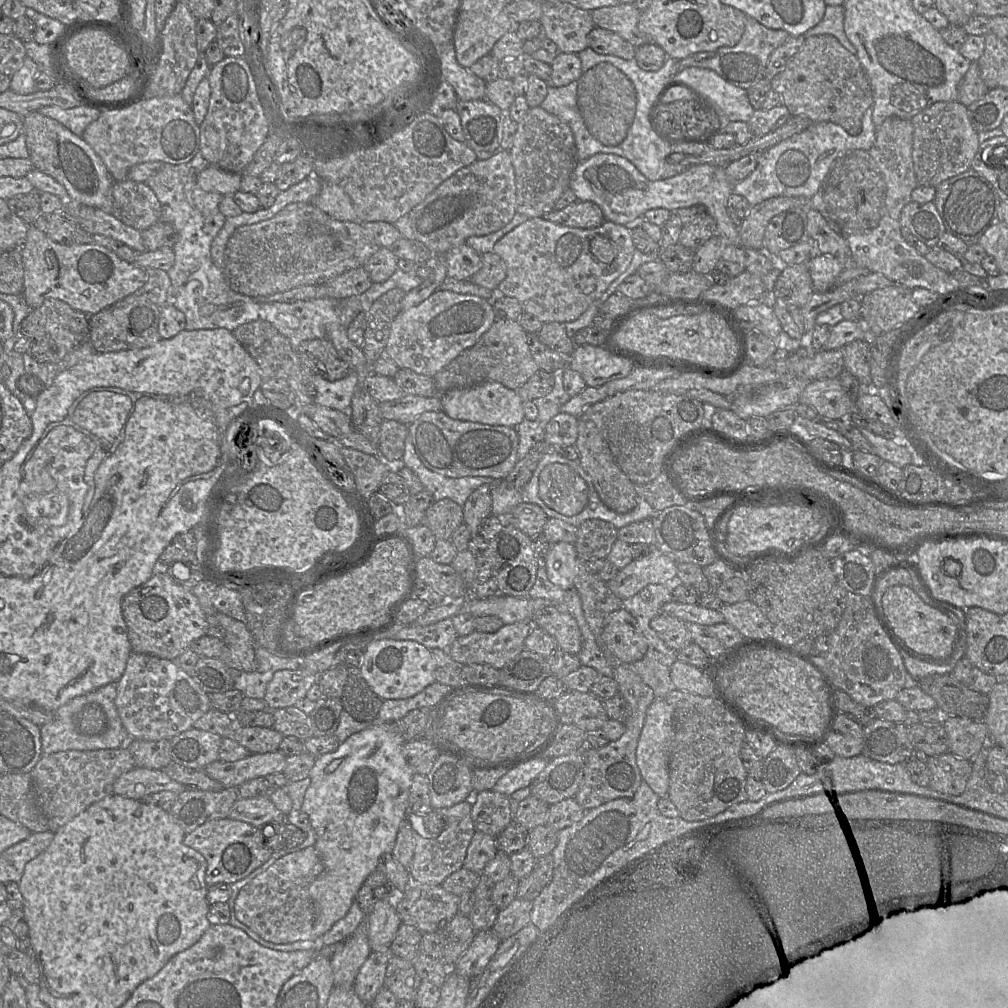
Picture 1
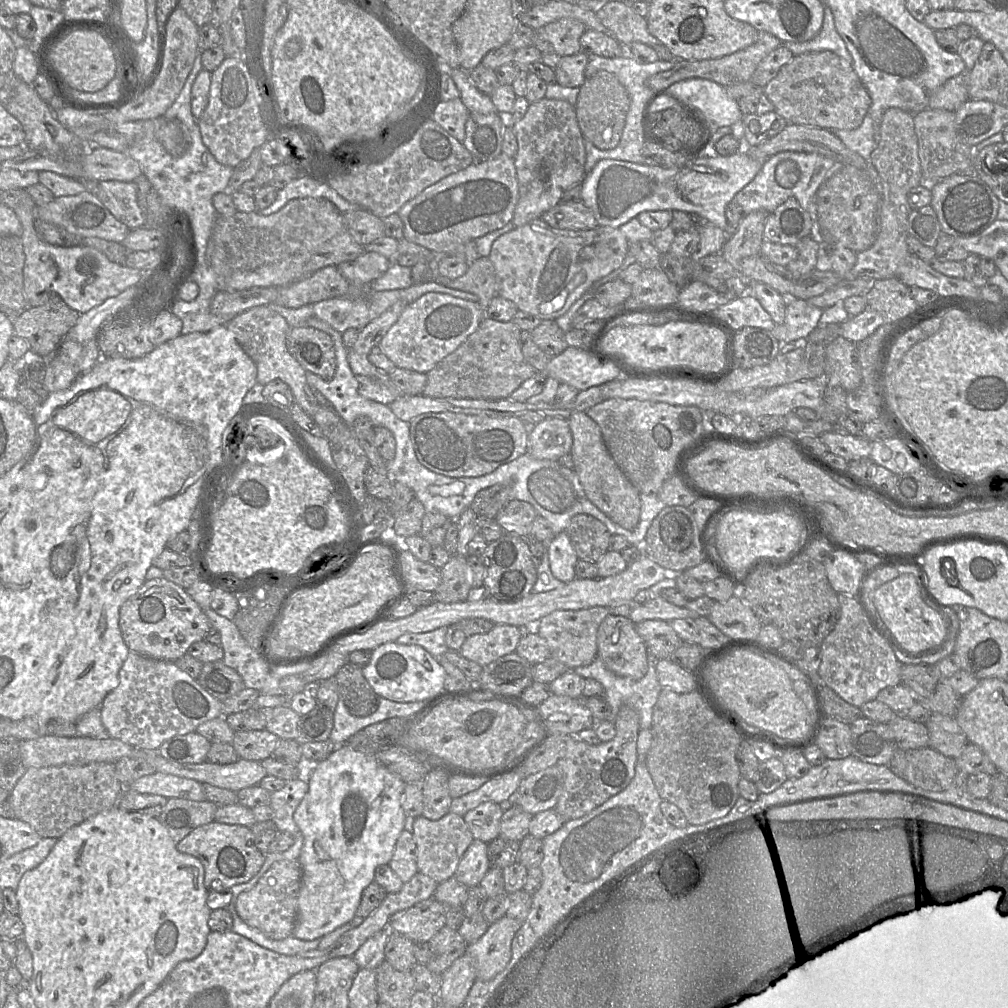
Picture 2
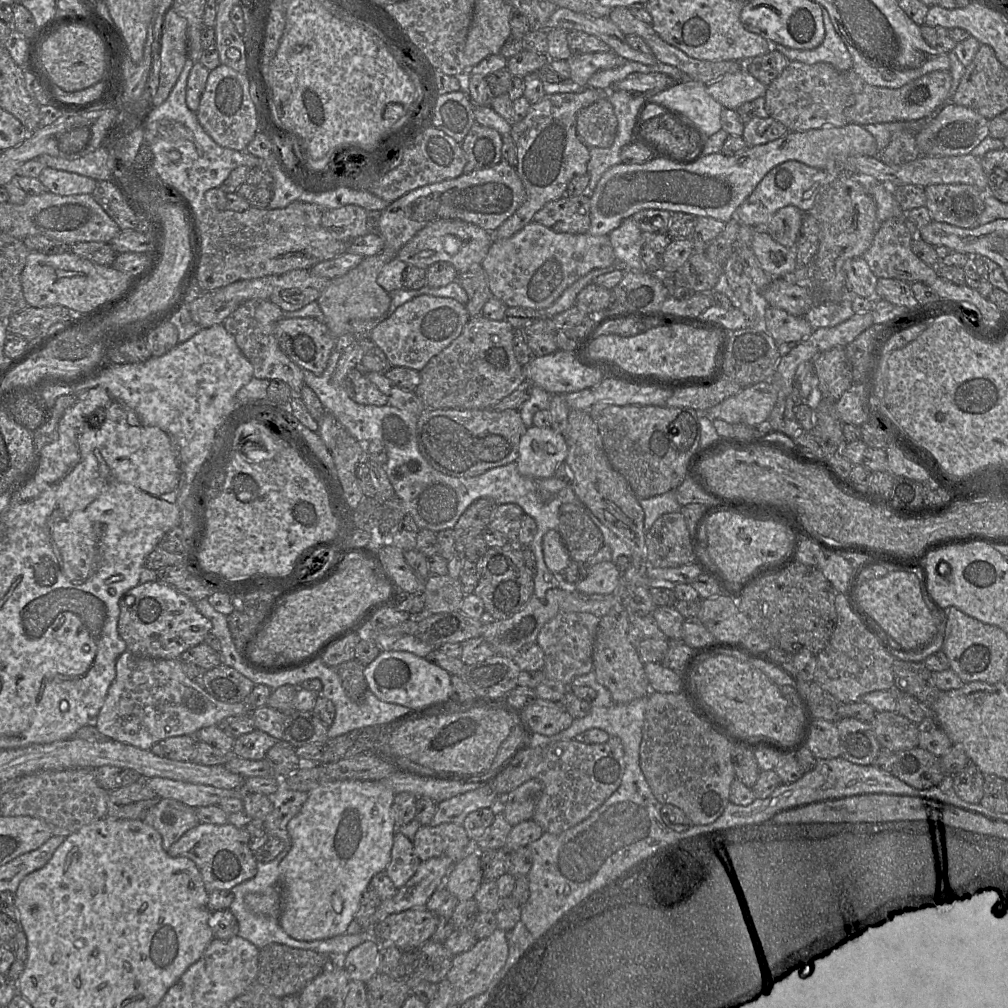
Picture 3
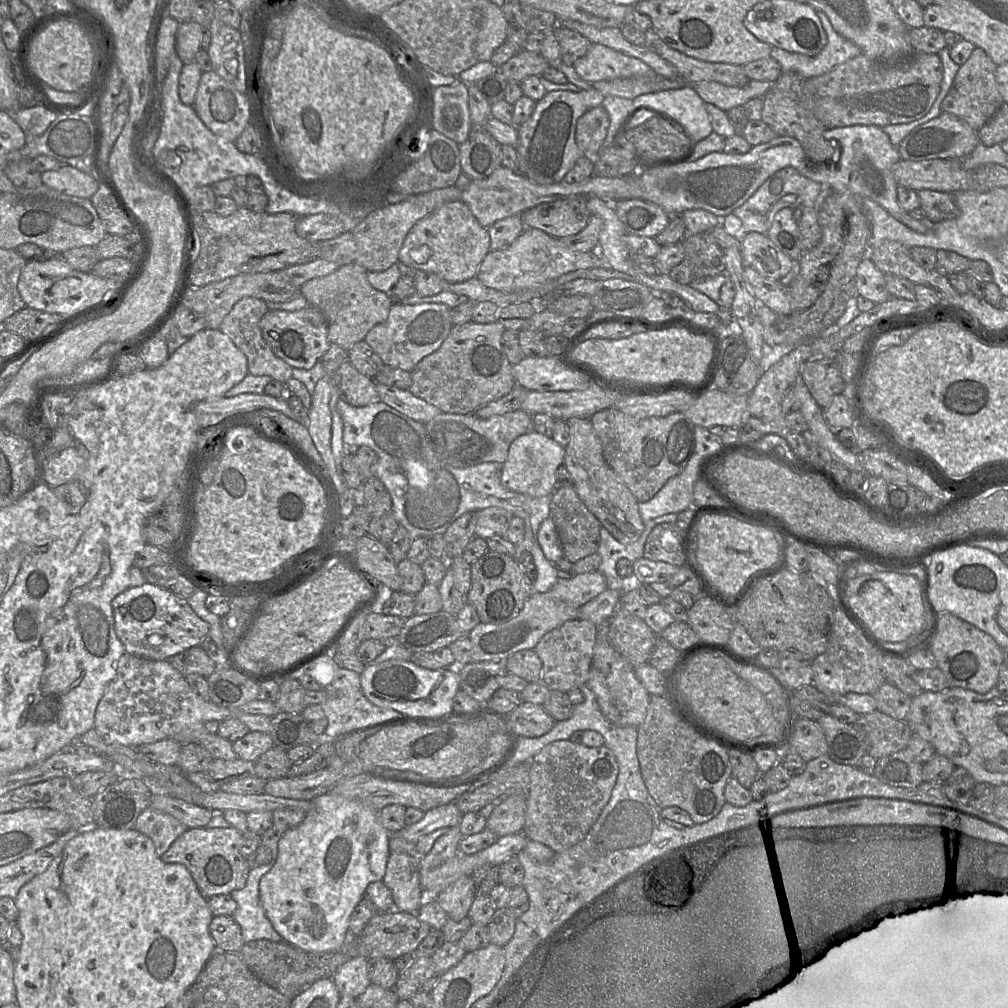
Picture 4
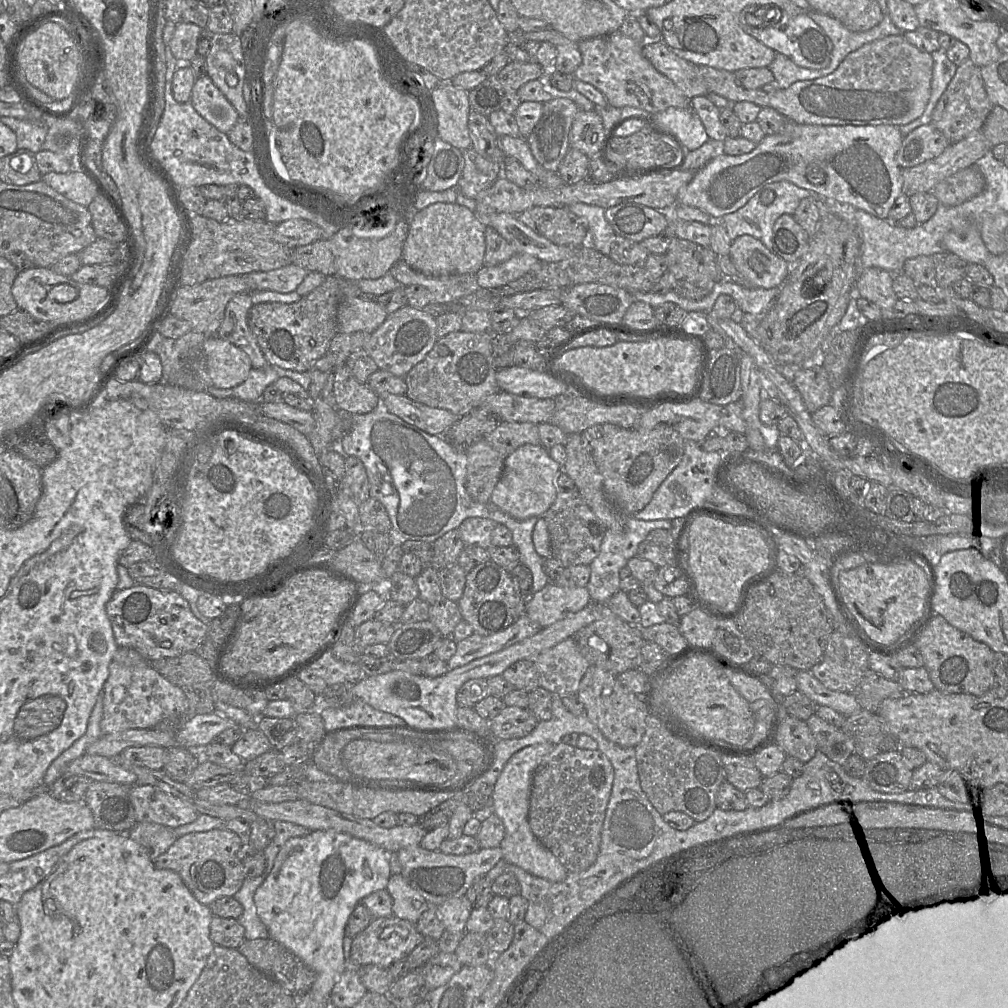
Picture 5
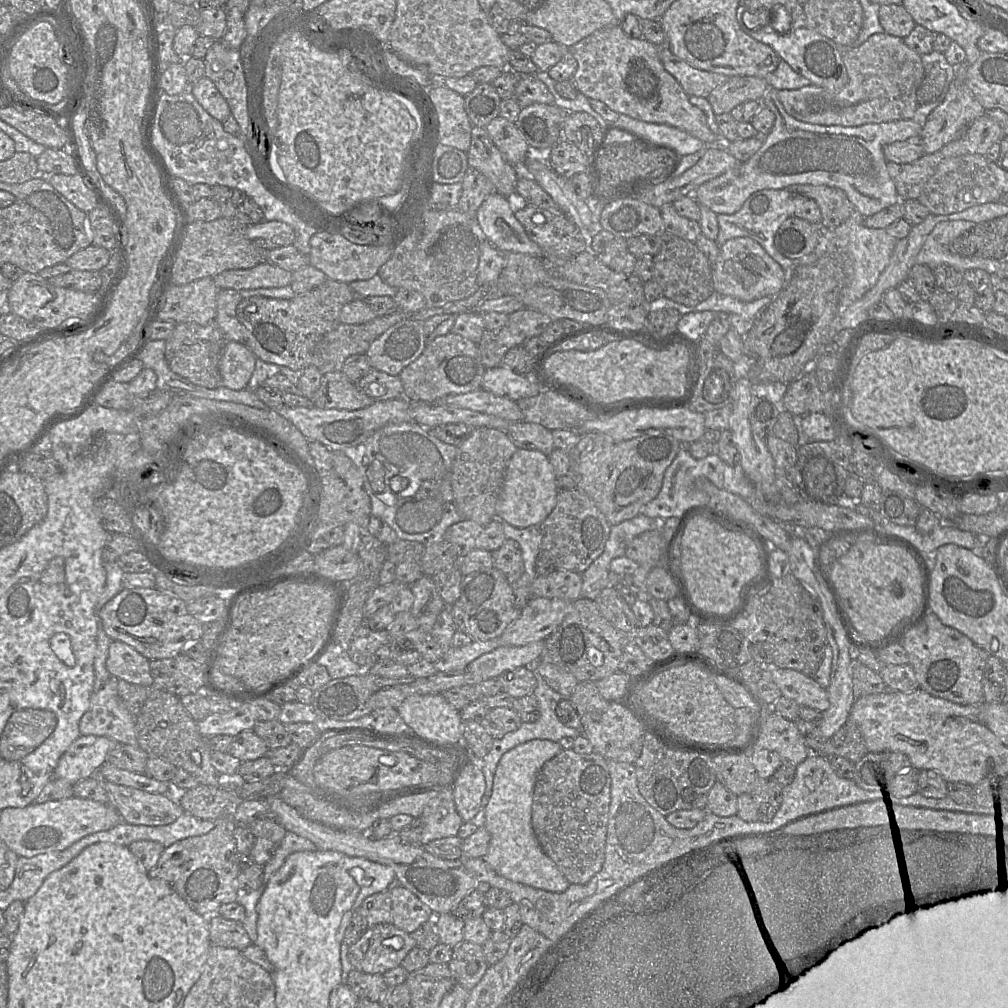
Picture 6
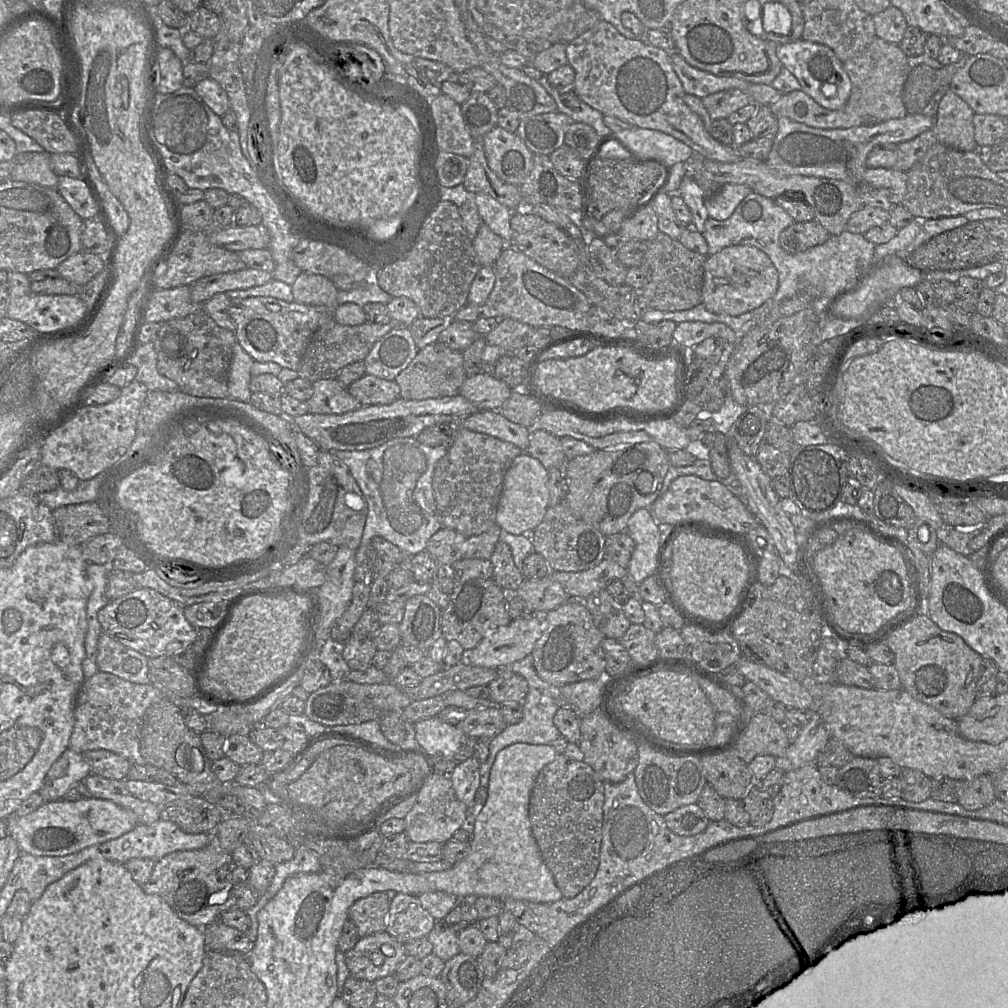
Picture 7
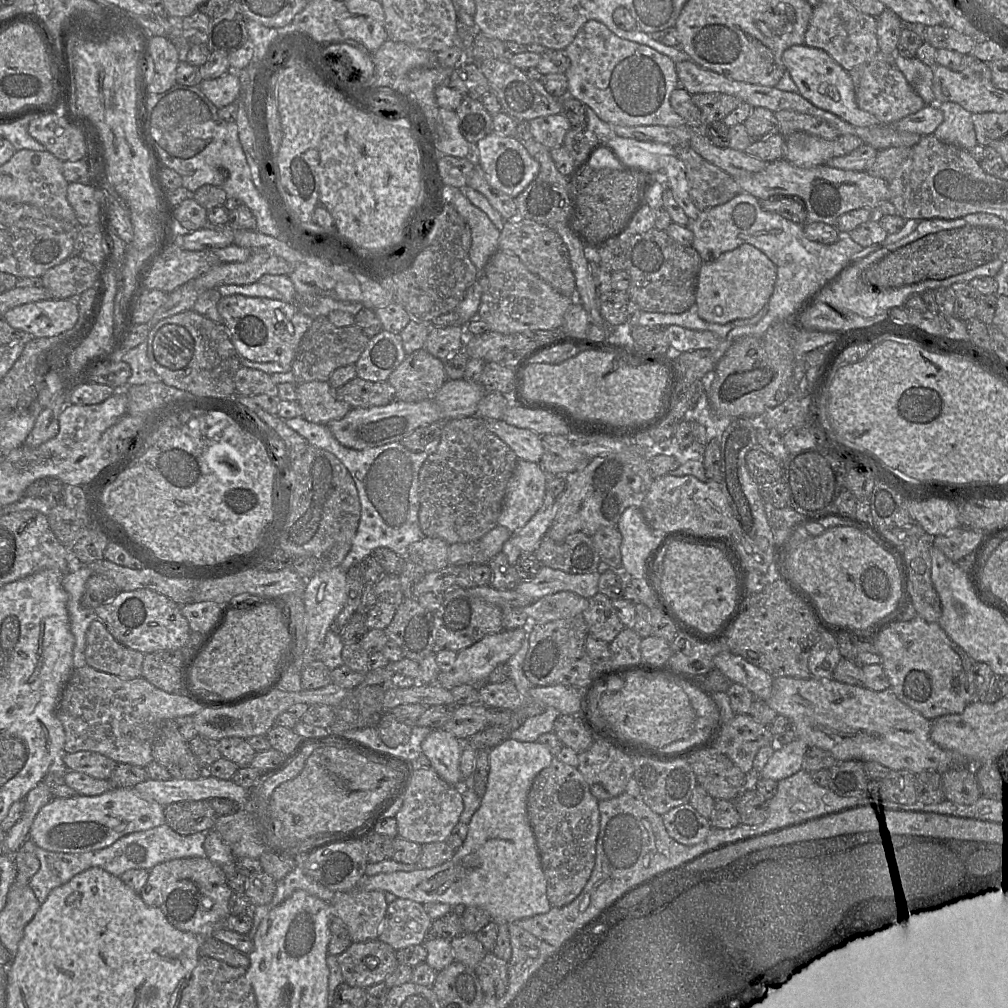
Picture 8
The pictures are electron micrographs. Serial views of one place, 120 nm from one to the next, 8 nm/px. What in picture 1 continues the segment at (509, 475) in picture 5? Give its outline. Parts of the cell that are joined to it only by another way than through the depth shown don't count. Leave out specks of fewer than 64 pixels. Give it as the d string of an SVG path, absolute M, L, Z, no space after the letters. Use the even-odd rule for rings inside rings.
M559 412L546 425L544 446L547 449L574 445L578 437L578 418Z

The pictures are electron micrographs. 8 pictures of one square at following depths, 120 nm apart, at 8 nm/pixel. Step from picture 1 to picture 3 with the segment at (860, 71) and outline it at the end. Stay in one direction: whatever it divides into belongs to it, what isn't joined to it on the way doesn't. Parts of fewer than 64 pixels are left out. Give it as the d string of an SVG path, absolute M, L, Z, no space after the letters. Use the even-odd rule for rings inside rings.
M789 62L765 92L765 109L769 116L782 123L788 132L804 132L822 127L843 127L847 124L844 110L852 104L852 91L846 74L828 63Z

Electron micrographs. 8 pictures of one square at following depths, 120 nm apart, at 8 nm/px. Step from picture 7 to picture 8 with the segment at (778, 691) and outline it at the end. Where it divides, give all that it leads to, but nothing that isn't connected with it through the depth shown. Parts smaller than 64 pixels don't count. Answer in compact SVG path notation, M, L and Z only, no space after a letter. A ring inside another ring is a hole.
M729 650L717 654L713 658L713 664L734 683L748 688L756 696L756 699L766 700L769 698L774 678L767 671Z

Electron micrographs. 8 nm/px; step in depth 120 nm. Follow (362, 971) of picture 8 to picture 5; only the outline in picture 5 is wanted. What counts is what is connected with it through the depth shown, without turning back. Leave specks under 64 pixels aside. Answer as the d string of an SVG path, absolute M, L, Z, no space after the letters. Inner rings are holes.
M394 915L389 917L373 918L371 923L351 943L351 965L364 966L377 965L389 968L393 963L407 958L410 952L424 939L416 929L414 923L398 918Z

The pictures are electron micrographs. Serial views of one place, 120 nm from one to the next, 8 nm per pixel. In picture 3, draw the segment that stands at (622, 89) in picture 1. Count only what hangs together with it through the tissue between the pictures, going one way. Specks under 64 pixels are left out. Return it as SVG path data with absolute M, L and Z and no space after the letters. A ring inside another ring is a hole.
M607 97L581 109L576 118L576 133L585 146L608 148L617 130L617 118Z

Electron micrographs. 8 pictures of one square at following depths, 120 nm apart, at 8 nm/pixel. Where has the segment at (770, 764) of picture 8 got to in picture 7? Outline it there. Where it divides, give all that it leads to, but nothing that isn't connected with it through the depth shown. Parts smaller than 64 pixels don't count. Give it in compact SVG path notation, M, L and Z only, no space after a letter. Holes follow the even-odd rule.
M810 713L809 722L801 727L799 736L790 744L784 756L776 758L776 766L785 772L815 762L818 752L830 739L830 732L822 717Z

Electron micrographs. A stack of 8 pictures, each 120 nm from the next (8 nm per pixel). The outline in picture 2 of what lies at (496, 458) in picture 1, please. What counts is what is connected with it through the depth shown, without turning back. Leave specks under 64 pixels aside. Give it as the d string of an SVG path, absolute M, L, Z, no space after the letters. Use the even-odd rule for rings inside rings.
M439 412L418 415L409 424L410 440L420 464L447 477L483 476L521 457L528 450L525 423L518 417Z

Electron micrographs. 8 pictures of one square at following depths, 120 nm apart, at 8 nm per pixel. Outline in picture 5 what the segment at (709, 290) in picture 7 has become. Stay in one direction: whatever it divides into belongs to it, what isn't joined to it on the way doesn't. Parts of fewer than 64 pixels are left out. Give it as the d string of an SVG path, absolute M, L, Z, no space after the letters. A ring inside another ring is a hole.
M750 235L732 240L729 257L741 276L754 288L780 288L792 267Z

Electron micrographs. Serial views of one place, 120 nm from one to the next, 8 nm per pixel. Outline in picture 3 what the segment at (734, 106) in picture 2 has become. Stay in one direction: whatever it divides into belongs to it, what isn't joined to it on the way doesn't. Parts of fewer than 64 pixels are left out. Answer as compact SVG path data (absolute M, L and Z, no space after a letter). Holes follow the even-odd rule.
M684 75L680 82L675 82L645 102L658 104L675 111L679 115L679 118L682 118L685 120L684 122L693 126L703 139L721 129L720 114L723 107L707 93L706 84L697 80L691 80Z

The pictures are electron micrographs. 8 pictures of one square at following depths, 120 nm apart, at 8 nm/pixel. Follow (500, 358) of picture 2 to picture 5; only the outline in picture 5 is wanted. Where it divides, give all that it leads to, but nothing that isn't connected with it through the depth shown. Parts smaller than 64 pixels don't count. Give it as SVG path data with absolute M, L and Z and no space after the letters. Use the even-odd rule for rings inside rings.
M460 330L438 338L426 357L405 375L406 396L429 407L464 416L479 407L488 396L502 391L496 381L492 336L492 331L474 333Z

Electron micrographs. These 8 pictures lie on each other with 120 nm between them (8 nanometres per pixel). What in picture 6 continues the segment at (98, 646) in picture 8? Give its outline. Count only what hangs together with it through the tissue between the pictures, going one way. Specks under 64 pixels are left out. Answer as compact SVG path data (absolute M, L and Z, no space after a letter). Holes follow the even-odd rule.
M111 641L106 667L110 675L119 679L146 687L153 686L150 660L124 642Z

